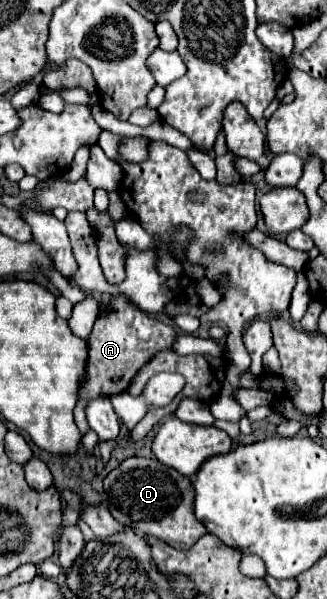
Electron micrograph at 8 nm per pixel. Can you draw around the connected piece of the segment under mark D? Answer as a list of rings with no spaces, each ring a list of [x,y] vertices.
[[[130,457],[122,461],[106,475],[104,493],[108,497],[108,509],[116,521],[142,535],[158,537],[174,549],[186,551],[208,533],[194,517],[194,487],[190,477],[164,467],[156,457]]]

